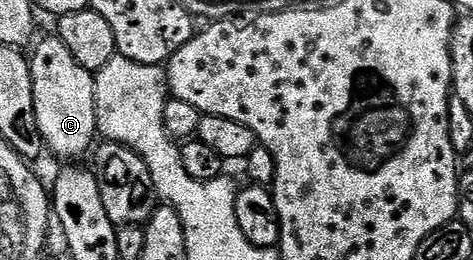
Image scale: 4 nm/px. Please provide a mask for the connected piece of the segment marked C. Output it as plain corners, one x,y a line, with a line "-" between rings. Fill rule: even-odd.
58,37
43,39
37,43
34,44
35,52
30,52
29,58
33,73
33,101
37,109
37,125
41,129
41,137
46,150
67,159
63,161
82,160
79,158
87,150
87,154
92,150
97,139
93,101
94,74
77,65
73,53
65,49

